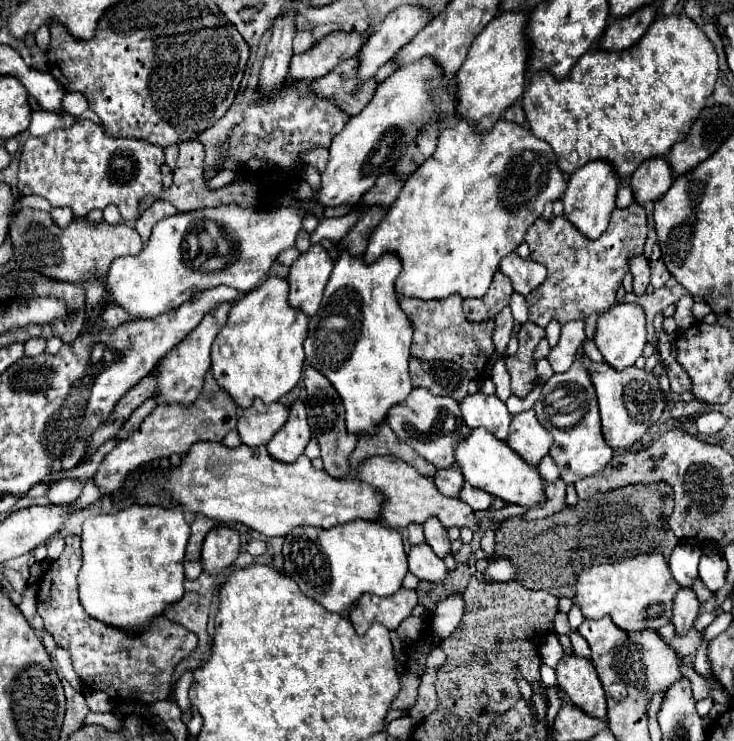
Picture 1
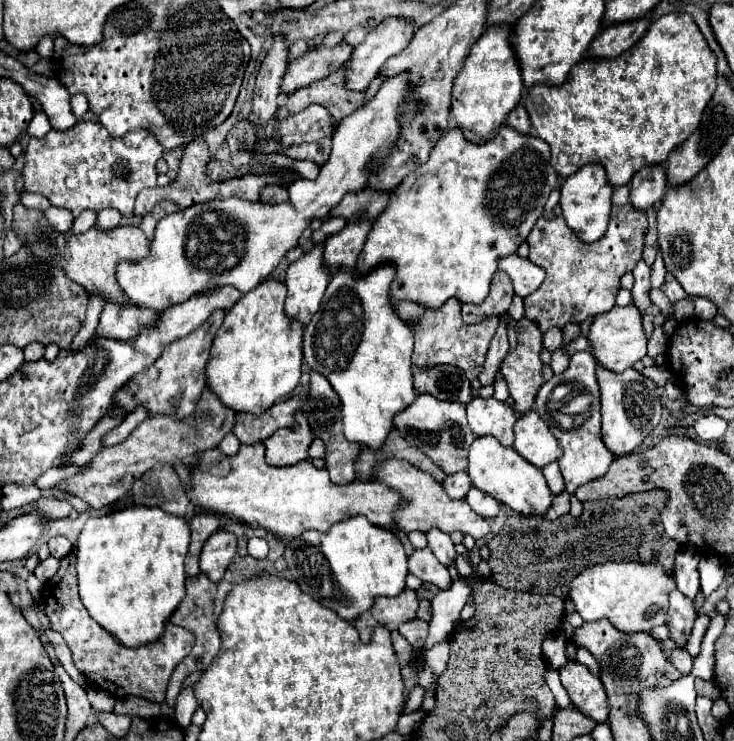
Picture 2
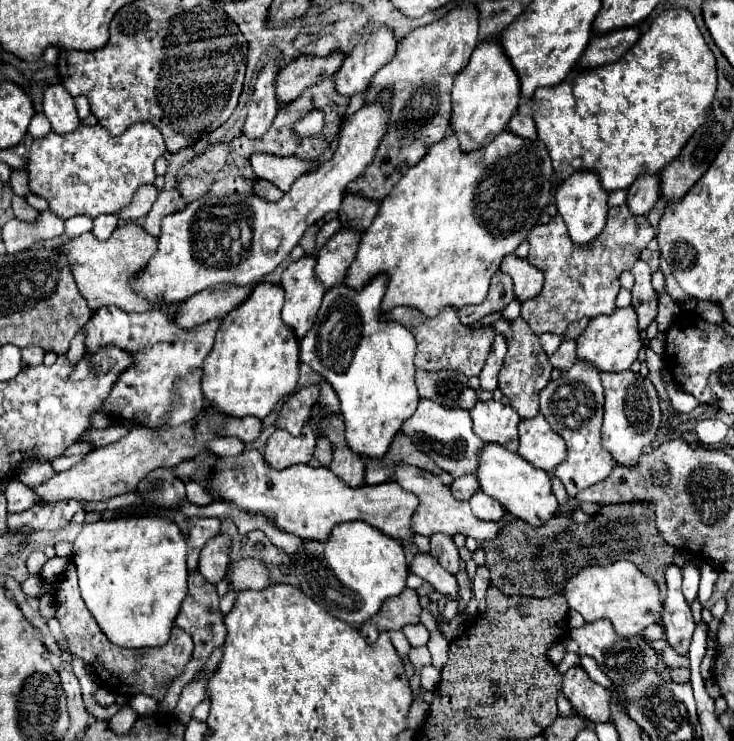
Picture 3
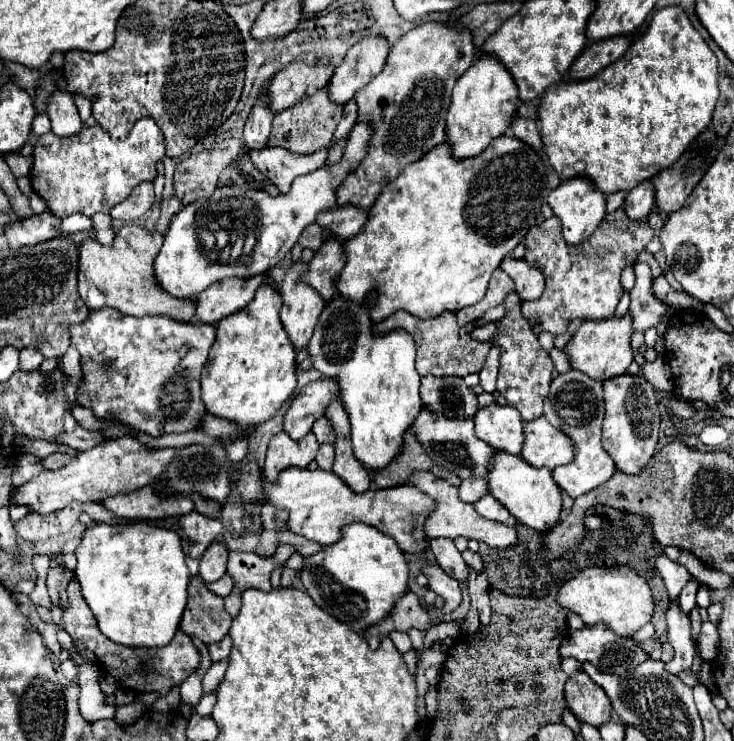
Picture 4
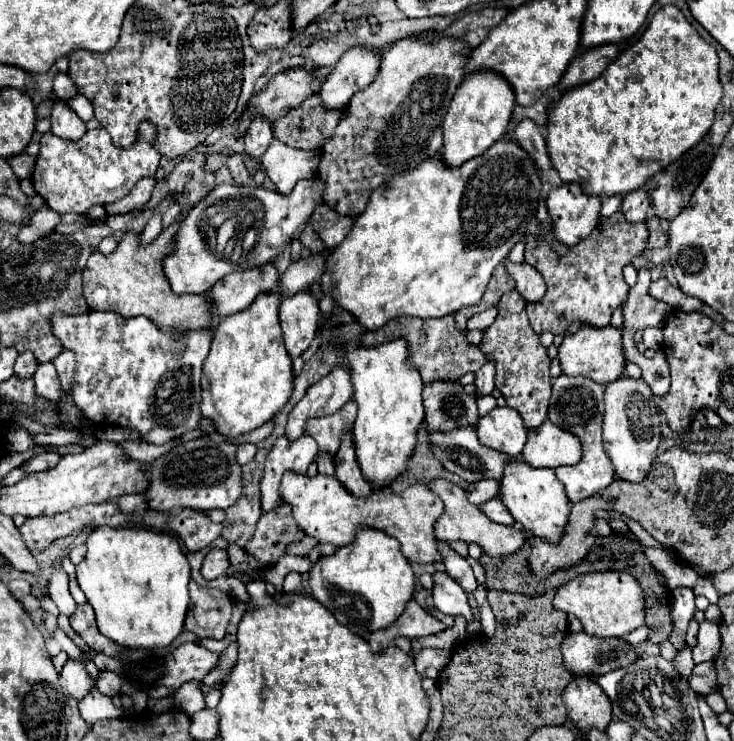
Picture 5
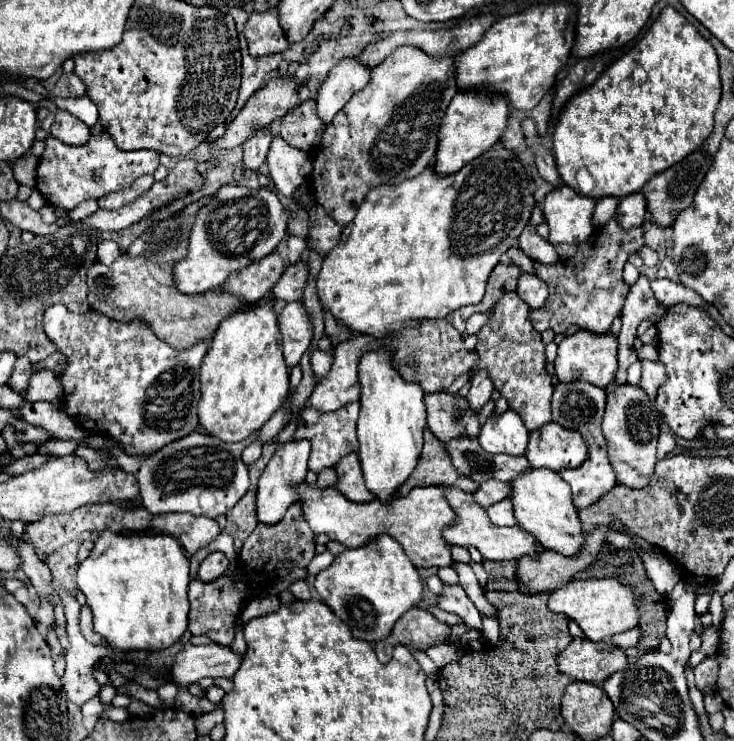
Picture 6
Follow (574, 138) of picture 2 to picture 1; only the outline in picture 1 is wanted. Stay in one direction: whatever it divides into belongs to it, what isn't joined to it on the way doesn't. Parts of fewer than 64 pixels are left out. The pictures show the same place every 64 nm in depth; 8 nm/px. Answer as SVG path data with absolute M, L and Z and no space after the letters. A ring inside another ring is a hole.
M686 14L660 16L628 50L586 52L564 80L556 80L548 70L534 72L522 96L522 108L532 134L552 146L560 170L566 174L572 174L590 160L608 160L620 178L628 178L646 158L666 156L676 142L688 136L692 120L714 90L716 76L718 56L708 36Z

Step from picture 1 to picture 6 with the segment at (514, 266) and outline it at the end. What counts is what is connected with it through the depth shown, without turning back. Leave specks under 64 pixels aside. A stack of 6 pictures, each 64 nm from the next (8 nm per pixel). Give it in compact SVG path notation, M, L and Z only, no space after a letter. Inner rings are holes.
M522 272L522 274L520 274L516 292L518 292L518 296L520 296L530 308L540 308L540 306L544 306L546 298L548 298L548 288L546 288L546 284L544 284L536 274L528 274L528 272Z

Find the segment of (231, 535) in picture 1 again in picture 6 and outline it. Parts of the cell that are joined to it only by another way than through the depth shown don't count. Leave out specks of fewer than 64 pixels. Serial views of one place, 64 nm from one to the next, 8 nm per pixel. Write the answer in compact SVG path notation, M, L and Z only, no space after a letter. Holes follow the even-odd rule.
M212 552L212 554L208 554L206 560L200 564L198 578L200 578L202 582L212 582L212 580L220 578L220 576L226 572L228 564L230 564L230 562L228 562L226 554L222 554L222 552Z

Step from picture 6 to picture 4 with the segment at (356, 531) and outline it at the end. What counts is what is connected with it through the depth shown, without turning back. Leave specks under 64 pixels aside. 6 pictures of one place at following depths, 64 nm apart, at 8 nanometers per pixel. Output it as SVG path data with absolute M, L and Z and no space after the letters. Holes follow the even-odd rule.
M256 460L246 462L246 470L234 470L232 474L232 488L238 490L238 496L242 502L246 504L268 504L268 506L282 506L288 512L288 530L292 530L294 534L300 534L308 540L314 540L318 544L334 544L340 538L340 528L352 522L364 522L368 526L378 528L380 532L384 532L386 536L392 536L398 546L404 552L420 552L424 550L424 546L428 544L422 524L428 516L428 512L434 506L434 500L426 494L422 494L420 490L404 484L404 486L396 486L396 488L376 488L376 490L366 490L362 494L356 494L354 490L350 490L334 472L326 472L326 470L308 470L308 468L288 468L282 470L278 474L278 482L268 482L264 478L264 474L260 472L260 466Z

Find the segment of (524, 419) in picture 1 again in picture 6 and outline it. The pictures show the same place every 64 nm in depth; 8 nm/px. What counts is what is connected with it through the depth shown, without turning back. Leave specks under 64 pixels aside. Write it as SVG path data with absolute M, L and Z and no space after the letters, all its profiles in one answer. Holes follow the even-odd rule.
M556 422L544 424L540 430L530 432L528 450L524 454L532 468L576 468L586 460L584 438L574 432L560 428Z

